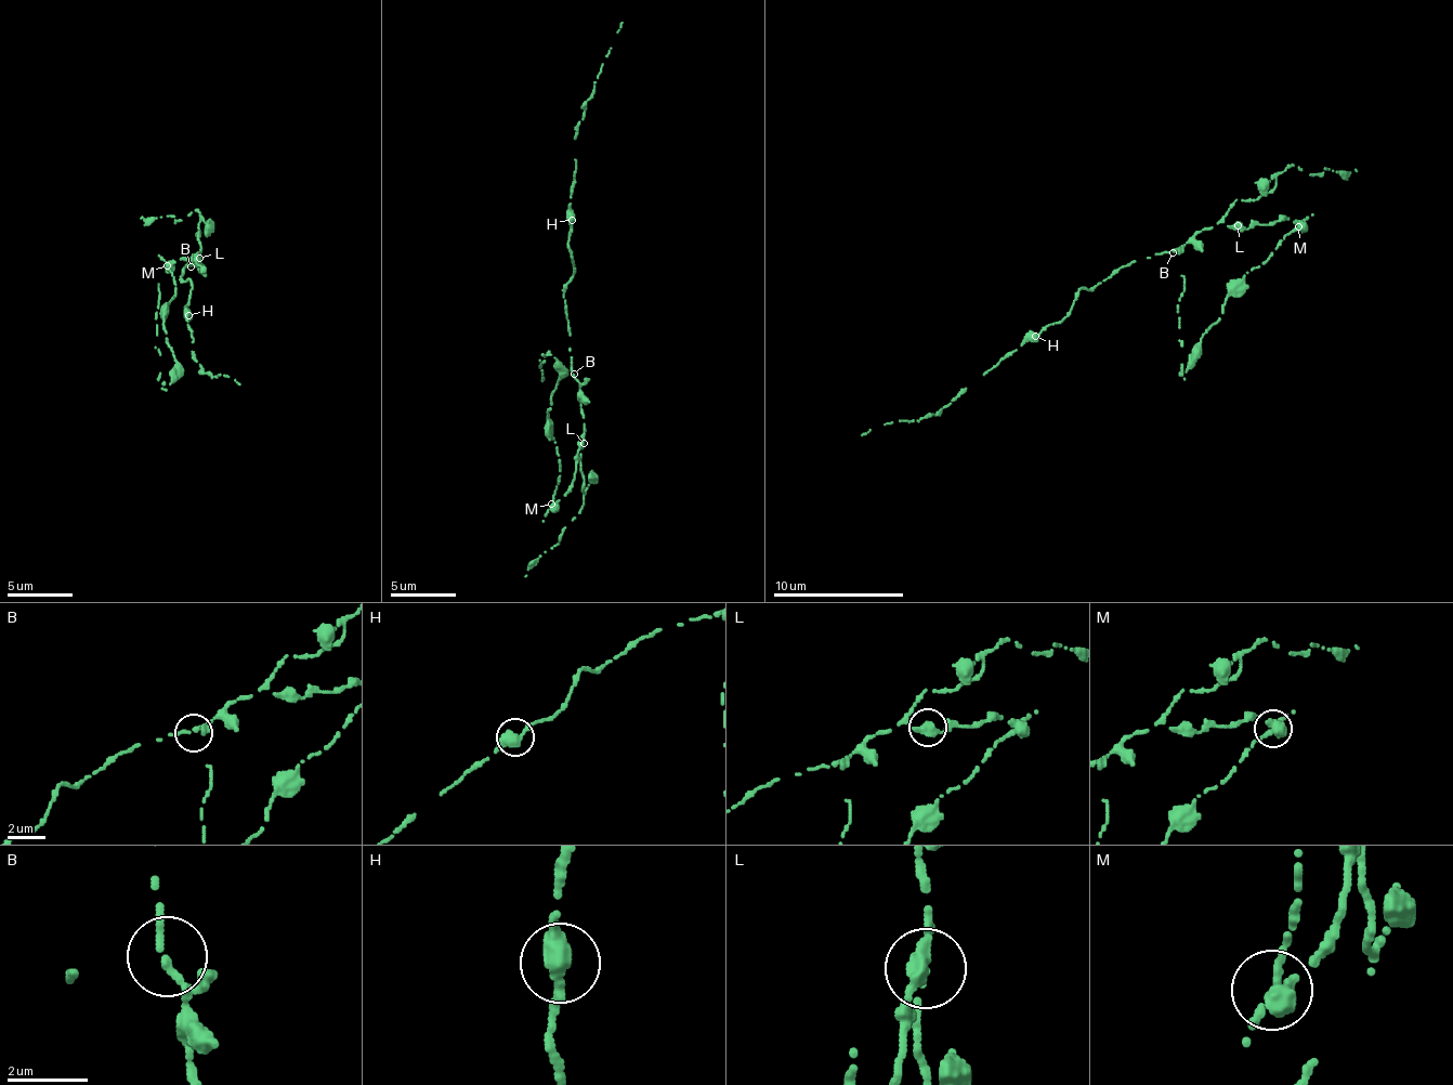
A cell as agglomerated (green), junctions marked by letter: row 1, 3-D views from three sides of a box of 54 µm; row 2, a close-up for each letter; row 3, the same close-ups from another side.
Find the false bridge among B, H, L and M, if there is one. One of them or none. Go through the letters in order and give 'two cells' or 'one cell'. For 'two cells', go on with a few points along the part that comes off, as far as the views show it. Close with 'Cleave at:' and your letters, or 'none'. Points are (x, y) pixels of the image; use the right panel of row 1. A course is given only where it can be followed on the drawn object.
B: one cell
H: one cell
L: one cell
M: two cells | (1299, 227), (1228, 297), (1221, 318), (1191, 349), (1181, 340), (1181, 276)
Cleave at: M

